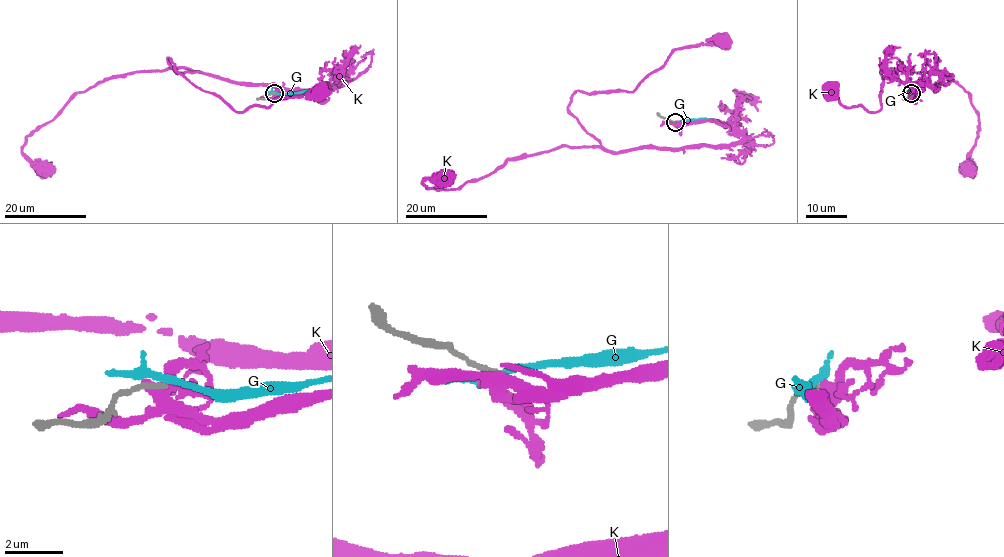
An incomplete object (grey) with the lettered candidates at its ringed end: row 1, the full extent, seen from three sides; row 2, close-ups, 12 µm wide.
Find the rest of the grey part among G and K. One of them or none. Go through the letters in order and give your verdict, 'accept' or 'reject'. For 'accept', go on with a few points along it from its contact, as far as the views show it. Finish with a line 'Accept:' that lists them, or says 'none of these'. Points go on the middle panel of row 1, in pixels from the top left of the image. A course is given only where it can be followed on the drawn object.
G: reject
K: reject
Accept: none of these

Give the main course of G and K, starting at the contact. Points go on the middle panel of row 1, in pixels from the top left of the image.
G: (675, 122), (710, 118), (727, 127)
K: (673, 122), (725, 122), (742, 137), (610, 152), (568, 104), (576, 91), (631, 92), (675, 50), (720, 40)

